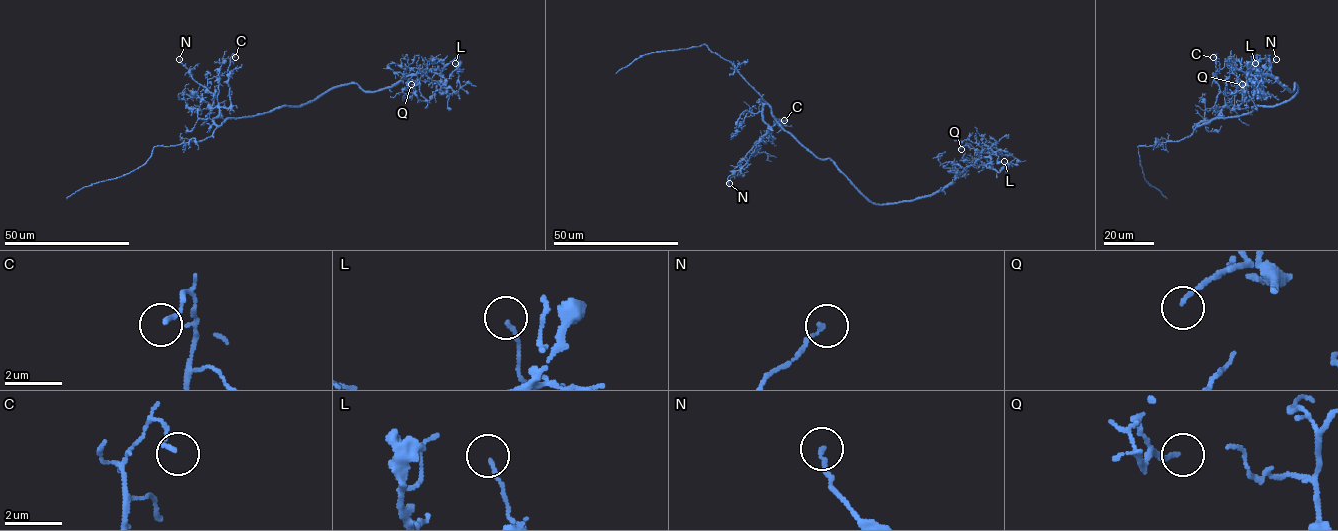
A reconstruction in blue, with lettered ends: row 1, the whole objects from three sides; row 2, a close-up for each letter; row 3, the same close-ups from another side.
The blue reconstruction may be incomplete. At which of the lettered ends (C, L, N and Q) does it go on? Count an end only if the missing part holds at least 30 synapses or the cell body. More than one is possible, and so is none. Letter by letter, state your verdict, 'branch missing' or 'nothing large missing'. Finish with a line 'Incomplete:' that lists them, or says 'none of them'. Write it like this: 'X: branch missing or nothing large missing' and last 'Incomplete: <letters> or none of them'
C: nothing large missing
L: nothing large missing
N: nothing large missing
Q: nothing large missing
Incomplete: none of them

